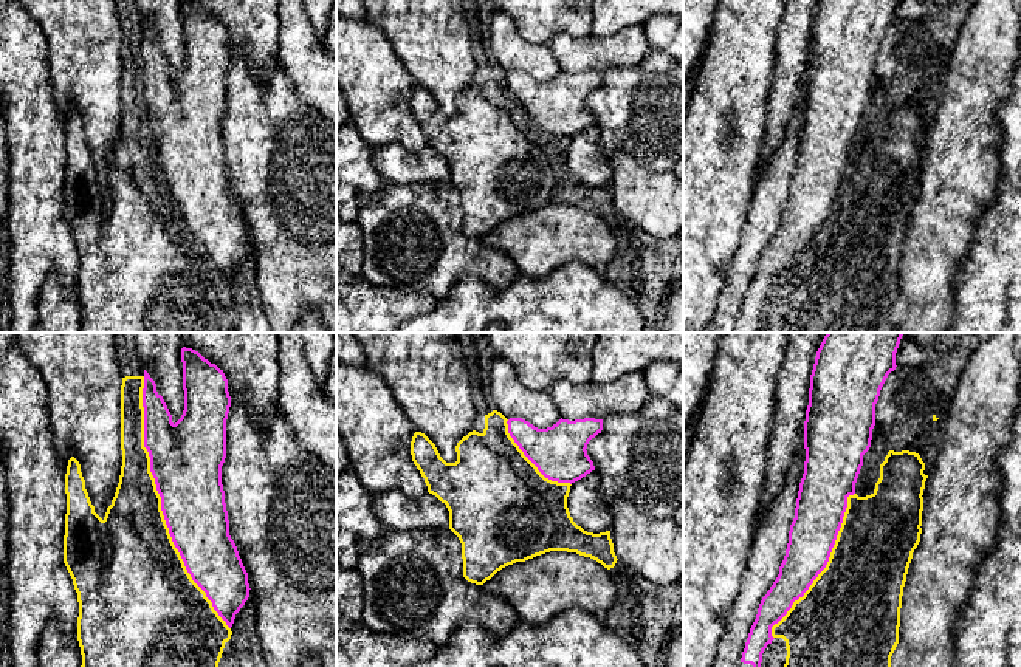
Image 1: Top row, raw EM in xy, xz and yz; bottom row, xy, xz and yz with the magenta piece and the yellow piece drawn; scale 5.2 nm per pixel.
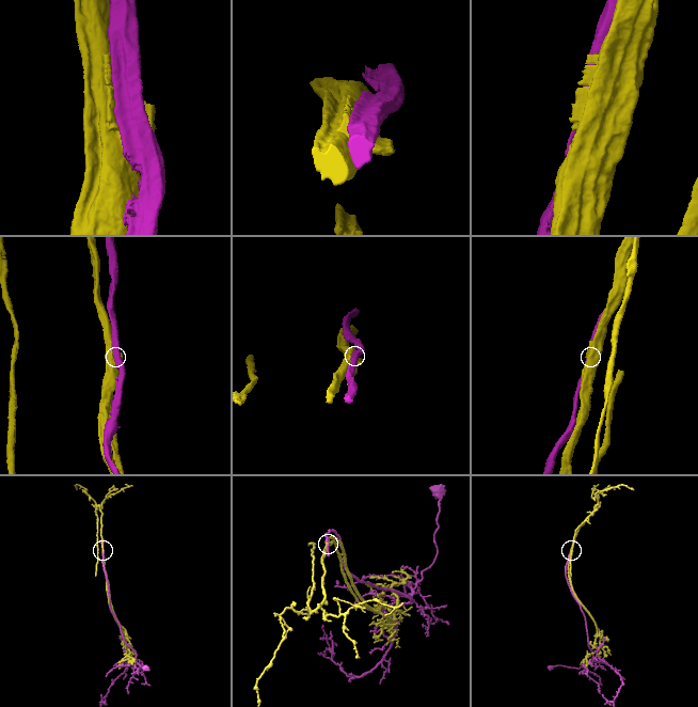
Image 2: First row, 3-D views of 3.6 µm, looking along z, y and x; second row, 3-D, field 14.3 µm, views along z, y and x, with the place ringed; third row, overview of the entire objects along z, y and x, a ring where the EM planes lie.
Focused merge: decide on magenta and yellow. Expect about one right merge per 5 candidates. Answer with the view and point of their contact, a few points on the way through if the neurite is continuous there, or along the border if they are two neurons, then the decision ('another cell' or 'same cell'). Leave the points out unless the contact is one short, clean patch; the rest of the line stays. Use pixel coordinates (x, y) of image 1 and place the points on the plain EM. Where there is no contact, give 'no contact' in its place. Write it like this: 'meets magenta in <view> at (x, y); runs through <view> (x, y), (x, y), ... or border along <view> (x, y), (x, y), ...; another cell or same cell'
meets magenta in xy at (161, 157); another cell

